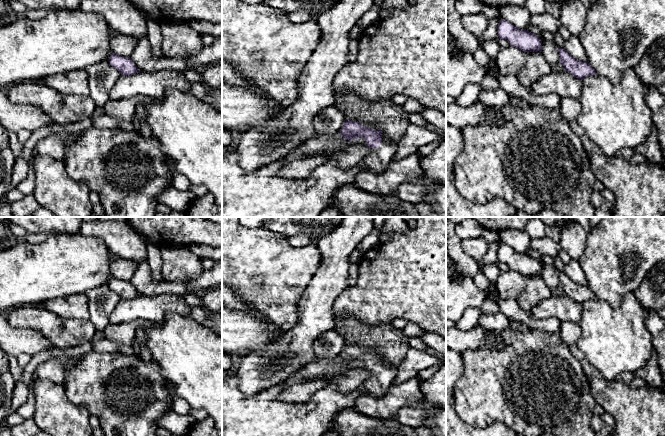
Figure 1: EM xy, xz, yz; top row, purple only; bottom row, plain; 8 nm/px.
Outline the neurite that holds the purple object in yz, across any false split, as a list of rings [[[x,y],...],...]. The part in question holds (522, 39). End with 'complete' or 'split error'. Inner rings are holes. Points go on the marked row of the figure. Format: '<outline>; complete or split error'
[[[502,18],[498,23],[497,31],[500,39],[507,40],[510,46],[514,46],[523,52],[542,51],[542,41],[537,35],[526,29],[517,28]]]; complete

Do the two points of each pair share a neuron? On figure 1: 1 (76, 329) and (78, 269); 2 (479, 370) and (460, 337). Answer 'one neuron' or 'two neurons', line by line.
1: two neurons
2: two neurons

